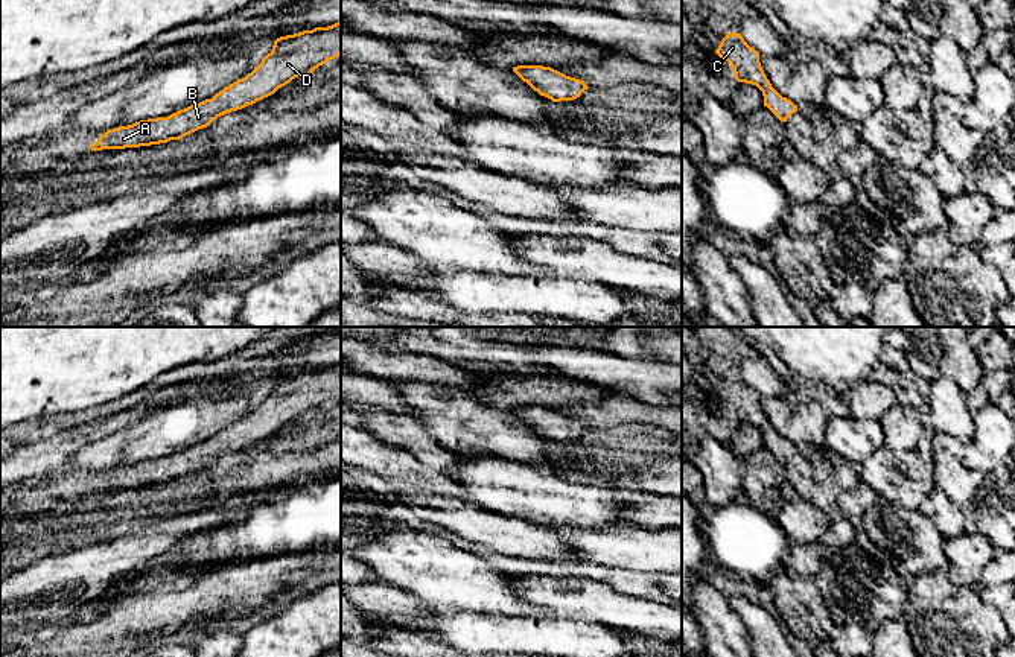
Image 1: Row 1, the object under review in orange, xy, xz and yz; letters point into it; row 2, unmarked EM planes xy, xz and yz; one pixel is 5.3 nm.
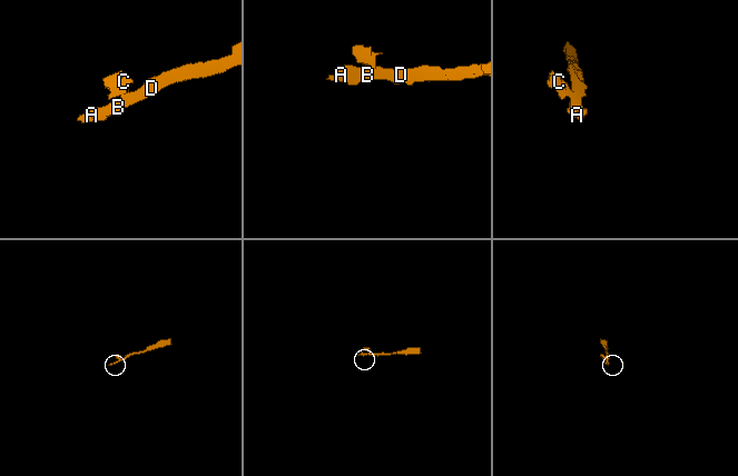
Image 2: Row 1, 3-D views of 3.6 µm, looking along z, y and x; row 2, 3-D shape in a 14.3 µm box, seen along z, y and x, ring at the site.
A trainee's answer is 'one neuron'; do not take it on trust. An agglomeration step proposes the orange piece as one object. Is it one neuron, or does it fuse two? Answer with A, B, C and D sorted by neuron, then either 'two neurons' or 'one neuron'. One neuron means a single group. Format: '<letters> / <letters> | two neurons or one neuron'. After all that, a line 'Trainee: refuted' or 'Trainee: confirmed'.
A B C D | one neuron
Trainee: confirmed

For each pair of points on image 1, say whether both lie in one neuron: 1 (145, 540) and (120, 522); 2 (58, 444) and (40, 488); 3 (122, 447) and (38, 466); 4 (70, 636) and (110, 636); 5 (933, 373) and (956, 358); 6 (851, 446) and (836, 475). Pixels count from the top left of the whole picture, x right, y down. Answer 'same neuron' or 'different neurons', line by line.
1: different neurons
2: different neurons
3: different neurons
4: same neuron
5: same neuron
6: different neurons

